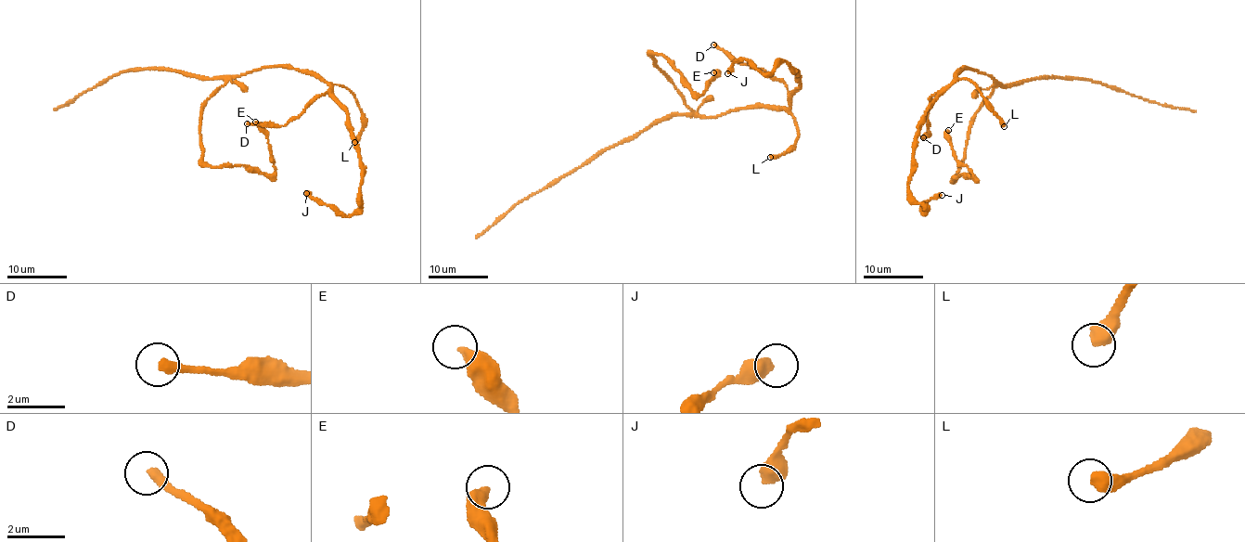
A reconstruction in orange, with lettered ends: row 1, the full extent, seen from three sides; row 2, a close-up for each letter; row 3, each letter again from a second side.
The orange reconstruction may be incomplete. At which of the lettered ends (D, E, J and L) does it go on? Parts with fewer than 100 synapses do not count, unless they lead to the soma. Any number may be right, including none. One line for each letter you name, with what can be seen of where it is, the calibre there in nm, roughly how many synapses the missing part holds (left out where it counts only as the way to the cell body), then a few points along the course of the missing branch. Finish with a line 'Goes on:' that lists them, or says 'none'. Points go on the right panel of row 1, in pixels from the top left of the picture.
Goes on: none

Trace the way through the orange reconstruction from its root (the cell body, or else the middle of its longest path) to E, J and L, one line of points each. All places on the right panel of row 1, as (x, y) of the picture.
E: (982, 72), (995, 80), (969, 128), (966, 158), (951, 181), (962, 174), (973, 177), (956, 159), (948, 130)
J: (982, 72), (957, 69), (948, 88), (925, 112), (908, 193), (924, 204), (927, 214), (921, 205), (942, 195)
L: (982, 72), (963, 67), (954, 72), (958, 79), (970, 80), (985, 100), (987, 108), (1004, 126)

